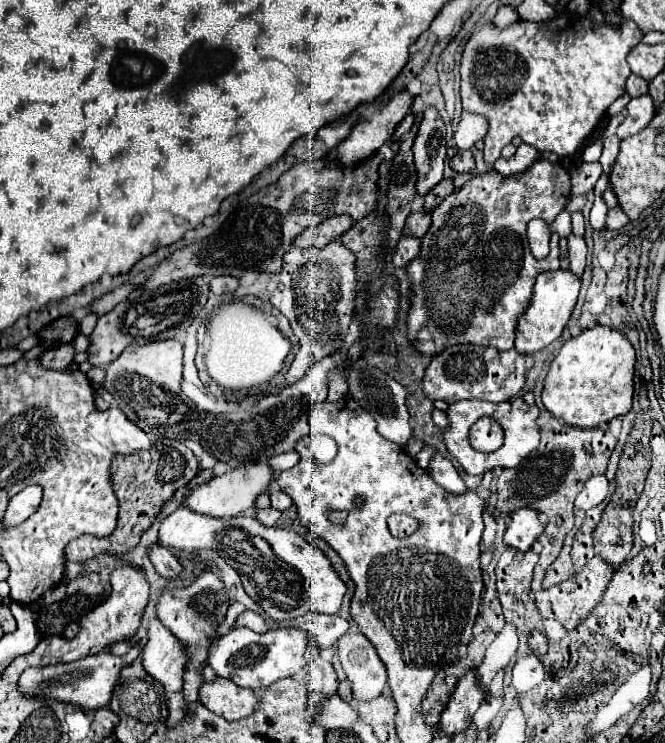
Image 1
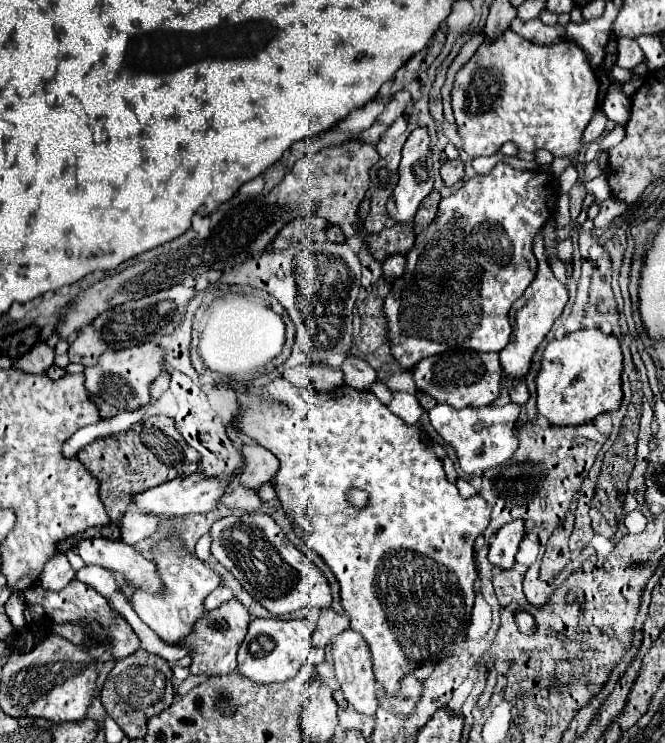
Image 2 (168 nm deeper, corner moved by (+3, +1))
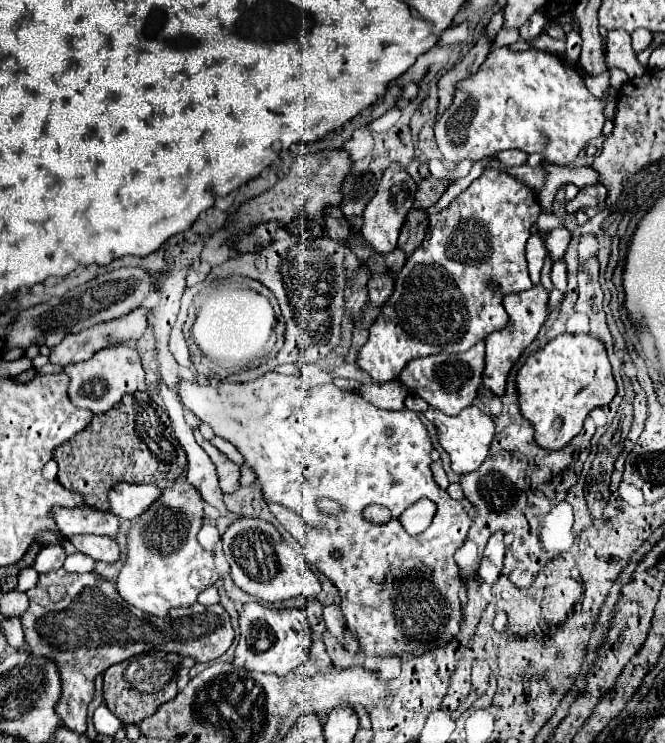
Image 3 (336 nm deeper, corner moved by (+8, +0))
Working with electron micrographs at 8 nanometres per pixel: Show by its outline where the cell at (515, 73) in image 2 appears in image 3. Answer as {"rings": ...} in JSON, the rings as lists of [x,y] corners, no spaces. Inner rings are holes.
{"rings":[[[498,47],[474,75],[456,85],[450,107],[436,121],[436,141],[450,163],[460,163],[462,159],[478,161],[504,149],[520,149],[524,153],[542,153],[546,161],[566,167],[588,141],[602,135],[604,121],[602,101],[586,89],[582,77],[562,57],[538,49],[512,51],[510,47]]]}

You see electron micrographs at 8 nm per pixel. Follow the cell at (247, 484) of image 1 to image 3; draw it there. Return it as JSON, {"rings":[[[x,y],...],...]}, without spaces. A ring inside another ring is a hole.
{"rings":[[[118,483],[110,491],[110,509],[120,519],[136,519],[152,503],[162,497],[164,489],[160,485],[132,485],[132,483]]]}

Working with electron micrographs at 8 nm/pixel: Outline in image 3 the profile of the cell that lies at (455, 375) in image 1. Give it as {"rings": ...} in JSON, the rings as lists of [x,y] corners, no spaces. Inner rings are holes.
{"rings":[[[484,343],[474,345],[474,349],[468,349],[466,353],[456,353],[446,359],[446,353],[430,355],[430,357],[418,357],[406,365],[400,373],[400,381],[420,395],[426,403],[430,403],[434,409],[456,415],[462,409],[470,407],[474,399],[478,397],[478,387],[482,385],[482,373],[484,373]]]}

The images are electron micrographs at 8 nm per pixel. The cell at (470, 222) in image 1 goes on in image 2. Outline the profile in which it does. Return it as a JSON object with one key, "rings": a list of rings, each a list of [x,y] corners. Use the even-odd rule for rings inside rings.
{"rings":[[[501,162],[489,174],[475,176],[475,178],[467,180],[455,194],[451,194],[449,198],[443,198],[441,200],[439,212],[437,212],[435,220],[429,224],[429,228],[425,228],[417,236],[415,246],[407,254],[405,272],[403,272],[403,276],[399,280],[395,280],[393,288],[387,294],[385,304],[383,304],[383,312],[385,312],[385,320],[387,320],[387,340],[391,344],[391,354],[399,362],[399,366],[403,370],[411,370],[419,360],[423,360],[427,356],[441,354],[441,352],[451,350],[451,348],[471,348],[471,350],[477,350],[477,352],[501,352],[507,346],[509,334],[511,334],[509,308],[525,292],[525,288],[535,280],[535,274],[537,274],[537,258],[533,254],[533,236],[537,234],[537,230],[549,218],[553,218],[557,198],[559,198],[559,182],[557,182],[555,176],[545,174],[545,172],[539,172],[539,170],[535,170],[535,172],[519,172],[519,170],[511,168],[509,164]]]}

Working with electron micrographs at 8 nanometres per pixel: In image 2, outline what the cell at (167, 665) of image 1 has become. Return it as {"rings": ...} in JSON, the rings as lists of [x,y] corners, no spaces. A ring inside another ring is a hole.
{"rings":[[[171,532],[165,540],[153,546],[153,564],[163,582],[163,590],[159,594],[151,594],[143,588],[137,588],[131,596],[131,606],[139,614],[139,618],[163,642],[177,644],[181,638],[185,638],[191,632],[195,620],[205,616],[203,600],[211,590],[215,590],[221,584],[221,578],[185,548],[185,542],[181,540],[179,532]]]}

